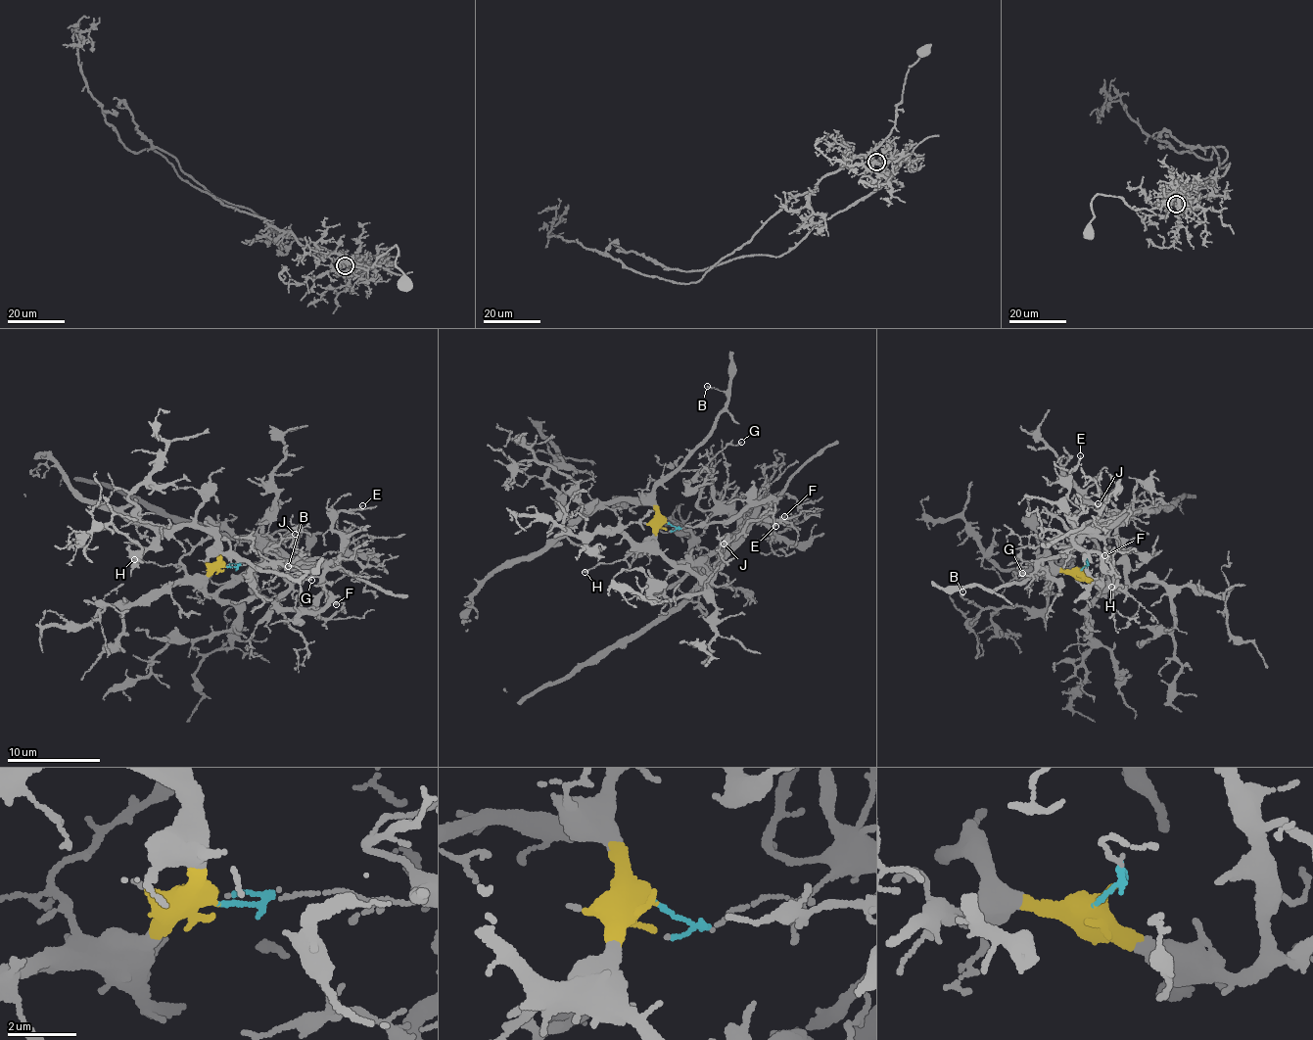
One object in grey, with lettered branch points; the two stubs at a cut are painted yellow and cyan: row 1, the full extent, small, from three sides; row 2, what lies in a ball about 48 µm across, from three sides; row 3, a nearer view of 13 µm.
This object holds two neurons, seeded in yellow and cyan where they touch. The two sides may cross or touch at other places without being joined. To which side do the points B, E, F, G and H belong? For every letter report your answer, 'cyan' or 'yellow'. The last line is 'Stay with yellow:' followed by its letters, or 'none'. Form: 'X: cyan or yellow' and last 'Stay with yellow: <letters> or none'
B: yellow
E: cyan
F: cyan
G: cyan
H: yellow
Stay with yellow: B, H

